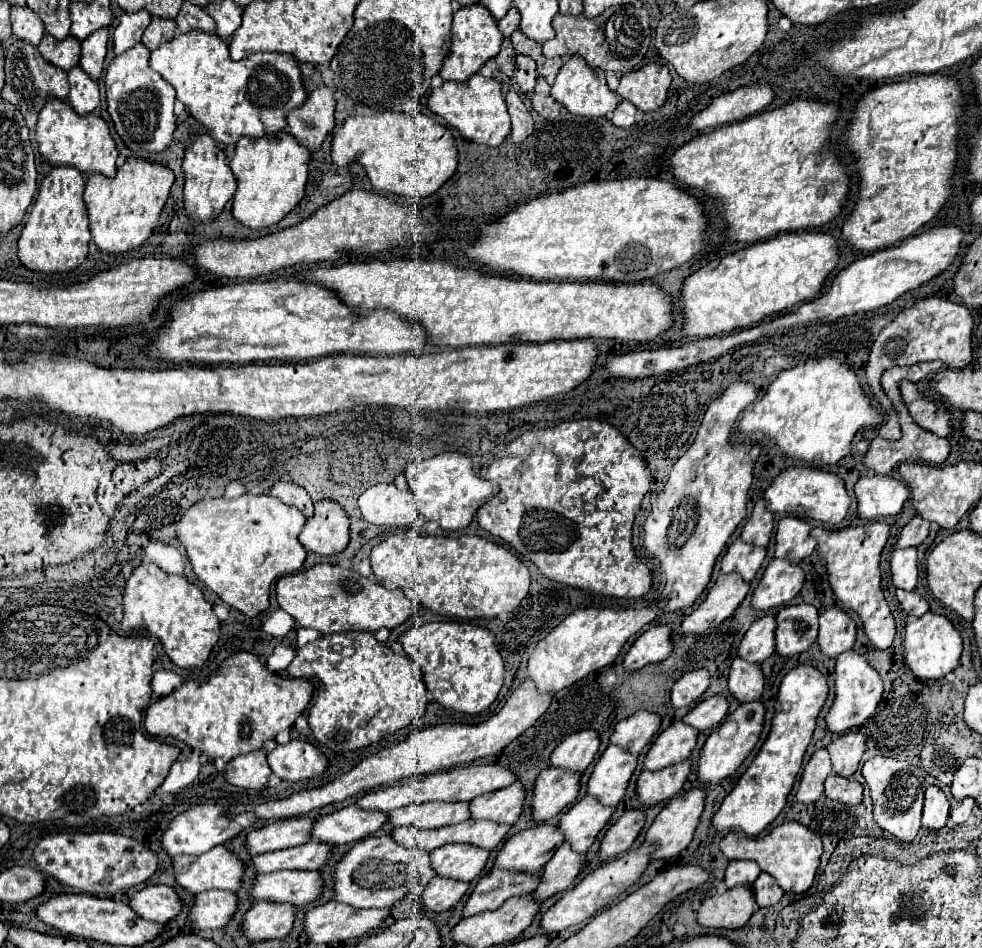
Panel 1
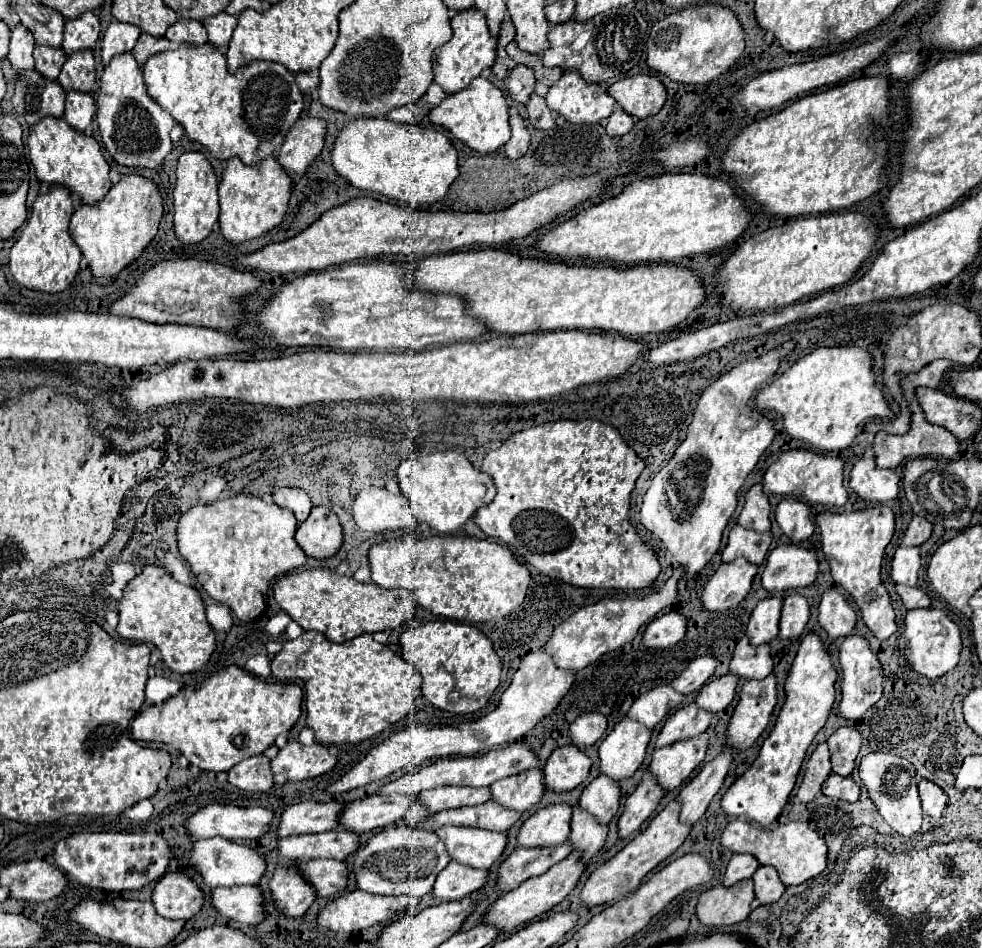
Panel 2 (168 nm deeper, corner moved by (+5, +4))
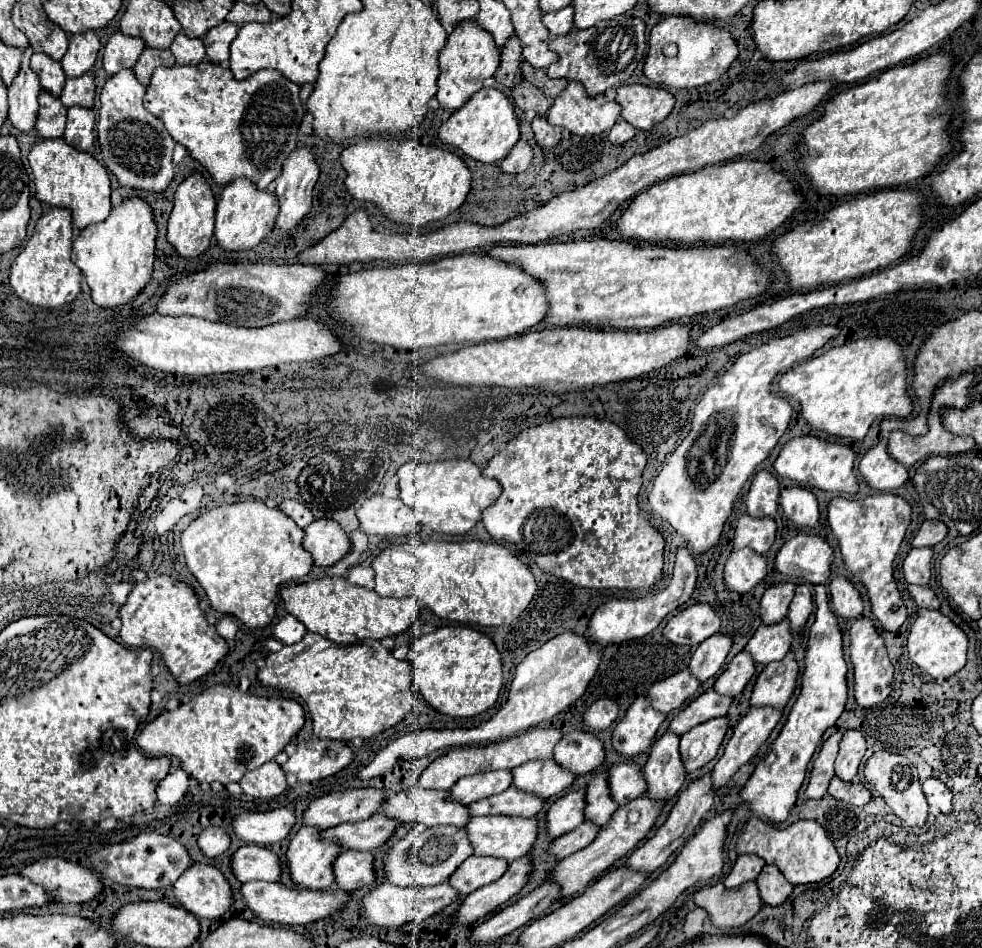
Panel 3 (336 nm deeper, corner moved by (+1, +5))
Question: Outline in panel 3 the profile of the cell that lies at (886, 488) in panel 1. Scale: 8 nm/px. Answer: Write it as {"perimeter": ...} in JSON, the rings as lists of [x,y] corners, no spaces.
{"perimeter":[[[883,440],[863,456],[863,460],[859,462],[859,474],[873,490],[879,492],[895,492],[909,478],[905,466],[895,462],[887,454],[887,446]]]}

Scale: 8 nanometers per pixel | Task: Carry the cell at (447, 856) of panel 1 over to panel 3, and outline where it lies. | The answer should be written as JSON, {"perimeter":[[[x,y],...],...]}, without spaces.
{"perimeter":[[[481,816],[465,824],[467,838],[475,856],[493,856],[513,862],[529,852],[537,836],[537,822],[533,818],[505,818]]]}

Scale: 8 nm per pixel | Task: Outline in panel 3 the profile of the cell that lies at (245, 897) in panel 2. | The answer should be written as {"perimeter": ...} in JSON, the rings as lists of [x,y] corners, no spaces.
{"perimeter":[[[245,882],[241,886],[241,896],[245,898],[245,908],[249,908],[259,920],[267,924],[279,924],[279,926],[297,926],[307,924],[319,918],[327,918],[329,914],[337,912],[347,902],[347,892],[335,890],[335,892],[301,892],[289,890],[287,886],[279,882]]]}

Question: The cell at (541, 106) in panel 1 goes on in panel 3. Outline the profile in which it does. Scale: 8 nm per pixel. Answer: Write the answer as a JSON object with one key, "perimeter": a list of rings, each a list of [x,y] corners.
{"perimeter":[[[535,116],[531,122],[531,128],[533,128],[535,140],[539,142],[539,146],[543,146],[547,150],[553,148],[561,140],[561,128],[551,126],[545,116]]]}

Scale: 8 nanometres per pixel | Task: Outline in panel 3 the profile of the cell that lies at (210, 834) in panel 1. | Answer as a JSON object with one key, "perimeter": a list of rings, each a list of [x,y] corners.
{"perimeter":[[[277,808],[271,812],[247,812],[231,818],[233,832],[249,844],[275,844],[283,840],[295,824],[291,808]]]}

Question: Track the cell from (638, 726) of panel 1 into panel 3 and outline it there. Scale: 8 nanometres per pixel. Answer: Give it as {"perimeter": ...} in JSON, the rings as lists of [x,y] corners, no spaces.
{"perimeter":[[[681,670],[681,674],[655,682],[645,696],[651,700],[651,706],[657,712],[671,714],[673,710],[679,710],[697,692],[697,688],[699,682],[689,674],[689,670]]]}

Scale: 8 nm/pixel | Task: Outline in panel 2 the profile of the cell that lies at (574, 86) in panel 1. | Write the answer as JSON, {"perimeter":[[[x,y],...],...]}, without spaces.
{"perimeter":[[[565,71],[547,93],[547,107],[563,115],[569,123],[599,123],[607,119],[617,103],[603,93],[597,83],[585,83],[577,71]]]}

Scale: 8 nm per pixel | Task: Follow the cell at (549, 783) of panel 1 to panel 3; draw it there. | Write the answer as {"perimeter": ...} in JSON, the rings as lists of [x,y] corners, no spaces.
{"perimeter":[[[569,732],[553,750],[555,762],[569,770],[573,776],[585,776],[593,772],[605,760],[603,744],[591,732]]]}

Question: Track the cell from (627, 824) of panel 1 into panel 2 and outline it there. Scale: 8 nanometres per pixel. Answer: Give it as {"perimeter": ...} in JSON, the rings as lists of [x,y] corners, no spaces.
{"perimeter":[[[645,771],[641,783],[625,801],[625,811],[619,819],[619,837],[635,833],[651,817],[665,793],[667,791],[657,783],[657,779],[653,779],[651,771]]]}

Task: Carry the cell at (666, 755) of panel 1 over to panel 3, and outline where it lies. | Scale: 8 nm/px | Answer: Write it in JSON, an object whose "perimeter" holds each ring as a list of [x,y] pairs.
{"perimeter":[[[709,688],[707,692],[703,692],[699,698],[695,698],[687,708],[683,708],[673,718],[673,722],[669,724],[669,732],[681,736],[687,730],[695,728],[697,724],[703,724],[711,718],[721,718],[727,714],[729,704],[731,704],[729,698],[717,694],[713,688]]]}

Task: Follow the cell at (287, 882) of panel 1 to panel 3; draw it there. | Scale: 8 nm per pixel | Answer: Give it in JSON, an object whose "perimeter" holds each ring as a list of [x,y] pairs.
{"perimeter":[[[343,850],[333,862],[335,884],[339,890],[357,890],[369,886],[375,878],[373,874],[373,854]]]}

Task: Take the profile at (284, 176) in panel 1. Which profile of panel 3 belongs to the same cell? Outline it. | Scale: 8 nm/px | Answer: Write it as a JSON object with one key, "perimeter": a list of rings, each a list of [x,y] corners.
{"perimeter":[[[237,178],[225,186],[221,198],[217,202],[217,220],[215,220],[215,236],[221,248],[225,250],[249,250],[255,248],[275,226],[275,218],[279,214],[277,196],[267,190],[257,190],[253,182],[247,178]]]}

